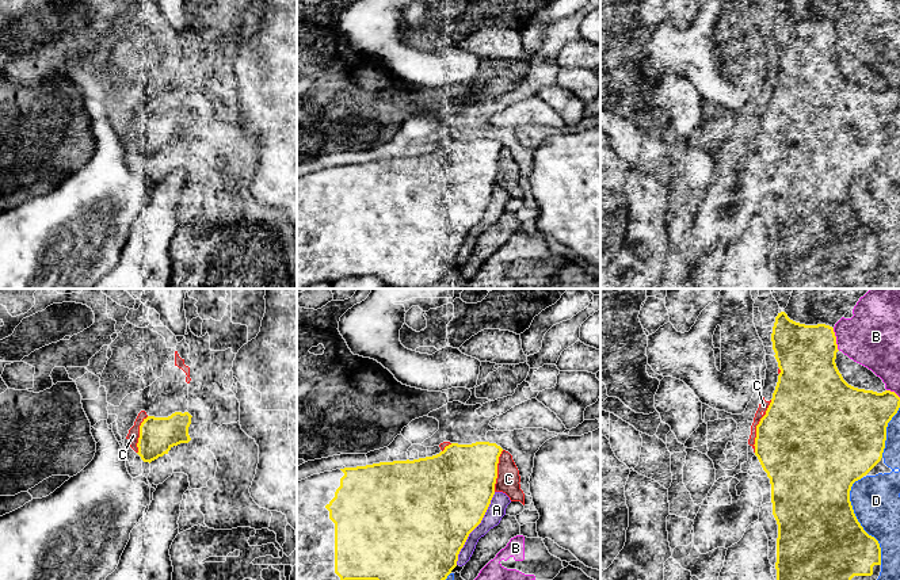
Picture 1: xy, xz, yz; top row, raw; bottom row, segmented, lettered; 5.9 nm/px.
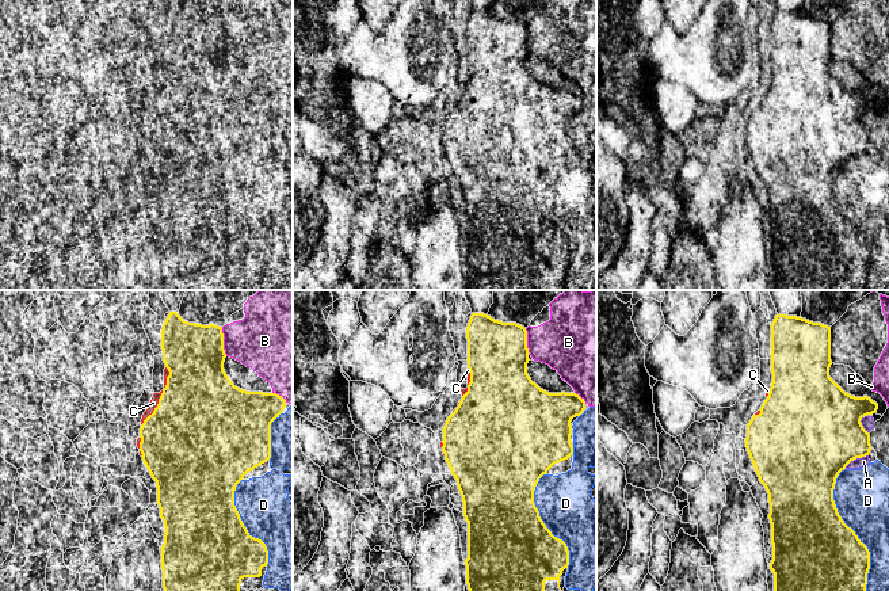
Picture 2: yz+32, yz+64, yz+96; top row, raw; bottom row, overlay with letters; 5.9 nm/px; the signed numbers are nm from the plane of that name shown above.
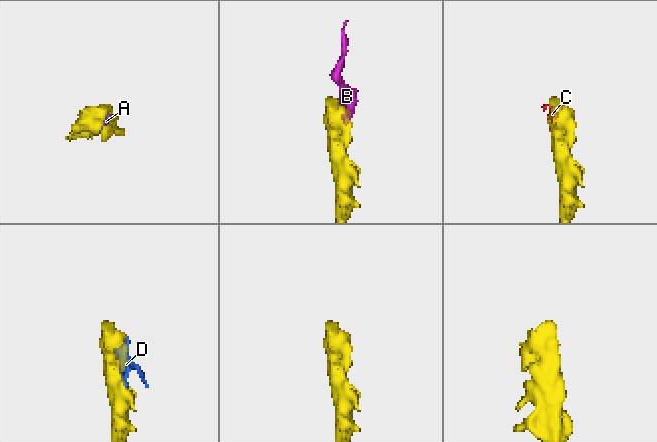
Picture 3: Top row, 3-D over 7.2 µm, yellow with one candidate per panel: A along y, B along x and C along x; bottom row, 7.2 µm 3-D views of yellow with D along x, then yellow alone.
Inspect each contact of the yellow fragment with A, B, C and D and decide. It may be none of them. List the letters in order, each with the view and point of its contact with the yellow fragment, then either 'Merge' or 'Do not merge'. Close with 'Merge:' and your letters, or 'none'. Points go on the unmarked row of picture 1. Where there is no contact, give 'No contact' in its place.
A: Touches yellow at xz (475, 224). Do not merge
B: Touches yellow at yz (835, 35). Do not merge
C: Touches yellow at yz (757, 122). Do not merge
D: Touches yellow at yz (857, 217). Do not merge
Merge: none

